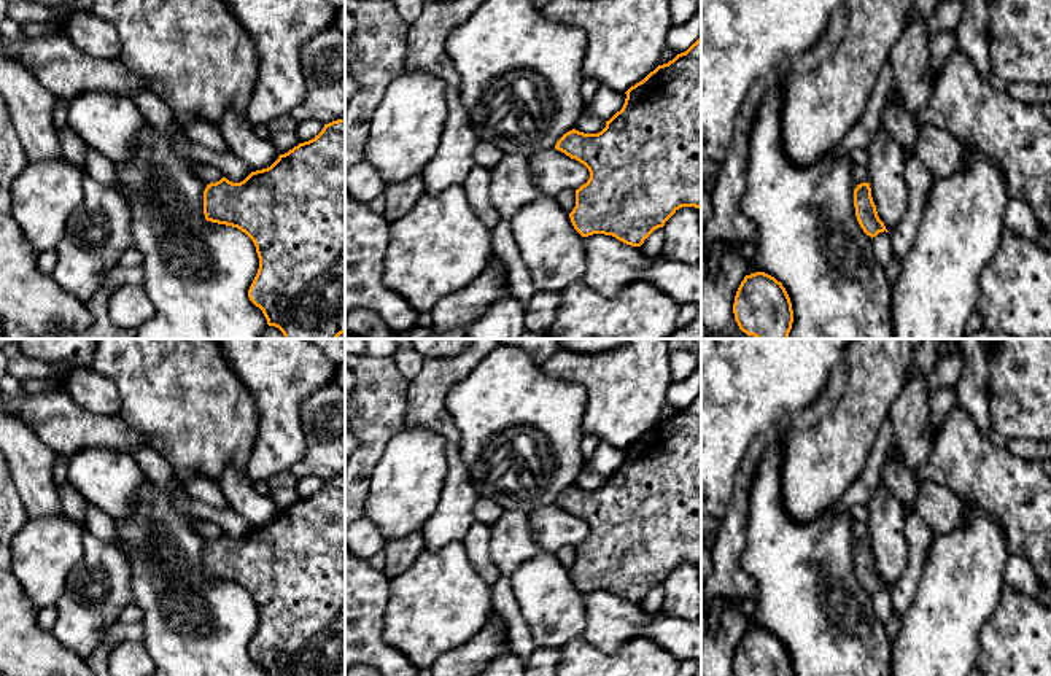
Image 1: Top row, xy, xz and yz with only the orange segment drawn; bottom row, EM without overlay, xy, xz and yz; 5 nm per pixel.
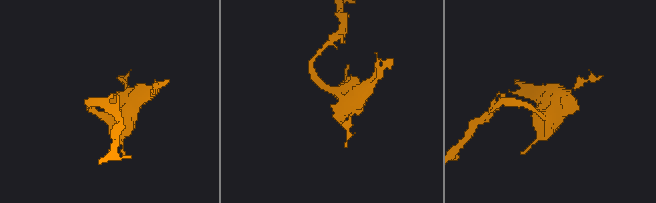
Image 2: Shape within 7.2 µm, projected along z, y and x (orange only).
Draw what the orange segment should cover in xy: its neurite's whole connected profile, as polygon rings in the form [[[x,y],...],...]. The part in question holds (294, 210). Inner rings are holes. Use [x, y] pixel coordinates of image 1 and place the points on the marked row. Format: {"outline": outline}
{"outline": [[[345,118],[324,124],[315,138],[280,154],[270,167],[251,172],[240,183],[232,183],[223,177],[219,181],[207,185],[204,191],[204,215],[207,221],[237,227],[253,240],[259,269],[248,289],[248,297],[262,310],[269,326],[278,328],[285,339],[337,339],[345,332]]]}

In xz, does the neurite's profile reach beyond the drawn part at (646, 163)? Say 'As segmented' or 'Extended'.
As segmented

